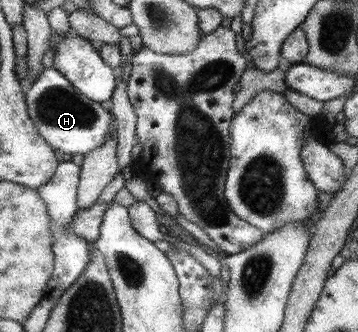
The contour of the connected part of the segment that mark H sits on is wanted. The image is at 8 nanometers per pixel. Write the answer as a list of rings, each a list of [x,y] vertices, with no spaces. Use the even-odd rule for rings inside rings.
[[[44,68],[25,93],[29,118],[38,135],[55,149],[69,155],[84,155],[101,146],[109,136],[114,117],[106,104],[83,96],[57,69]]]

